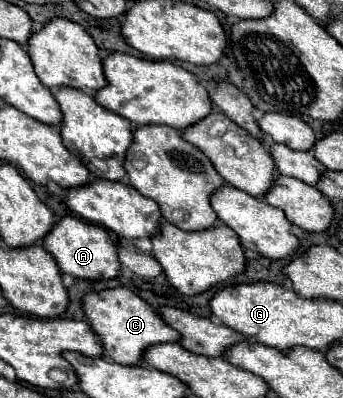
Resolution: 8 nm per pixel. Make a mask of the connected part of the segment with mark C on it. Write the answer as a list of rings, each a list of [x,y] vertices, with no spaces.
[[[127,287],[87,293],[83,297],[83,311],[89,319],[89,325],[103,341],[103,359],[119,365],[141,365],[147,347],[159,343],[177,343],[181,339],[181,335],[171,329],[151,305],[147,305]]]

